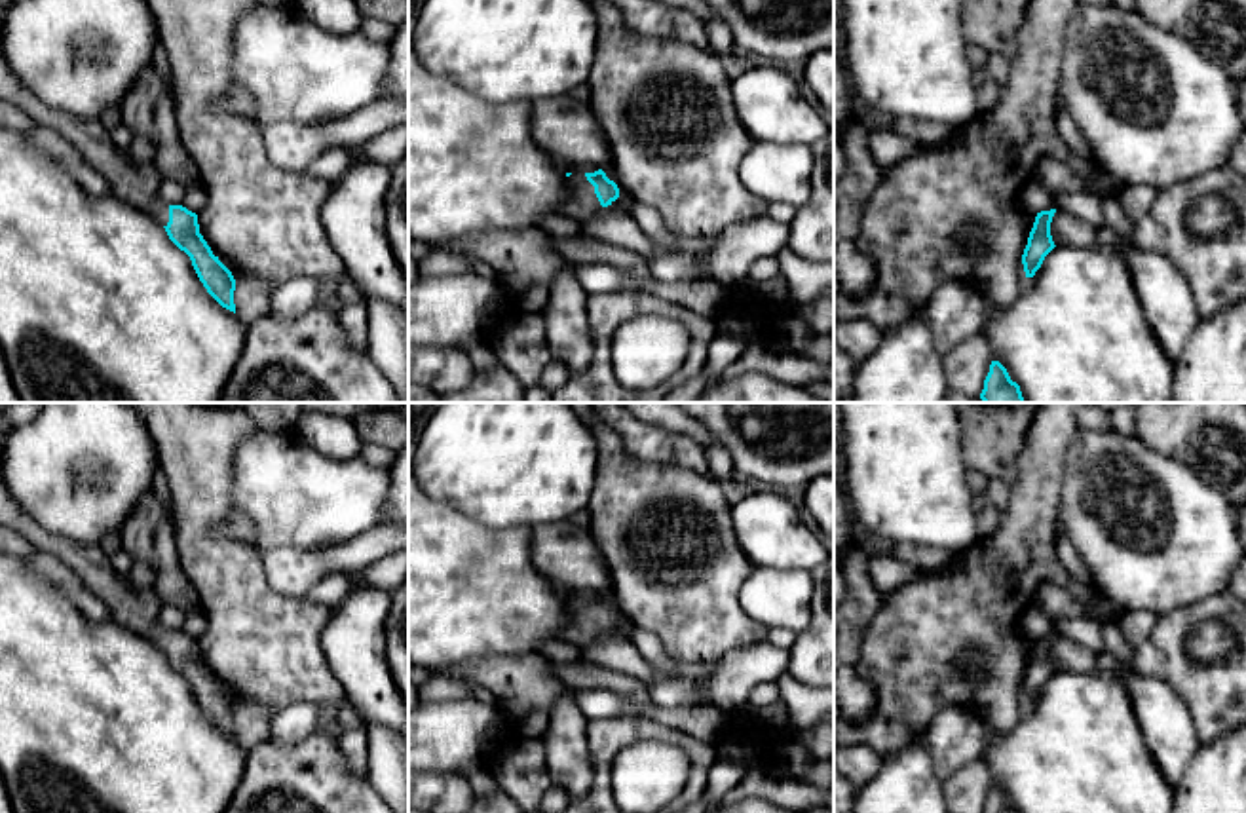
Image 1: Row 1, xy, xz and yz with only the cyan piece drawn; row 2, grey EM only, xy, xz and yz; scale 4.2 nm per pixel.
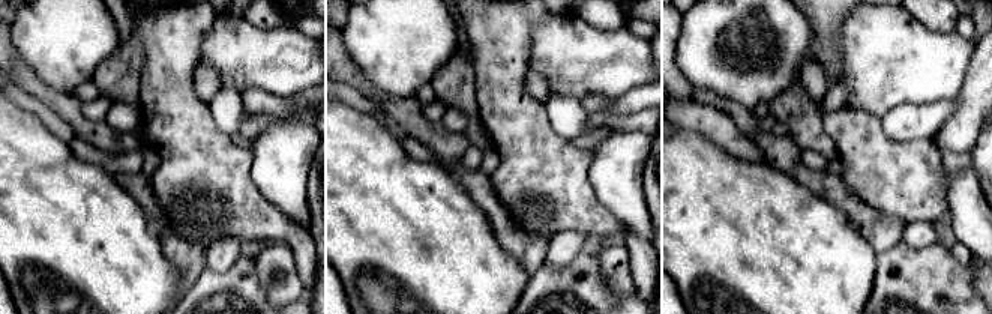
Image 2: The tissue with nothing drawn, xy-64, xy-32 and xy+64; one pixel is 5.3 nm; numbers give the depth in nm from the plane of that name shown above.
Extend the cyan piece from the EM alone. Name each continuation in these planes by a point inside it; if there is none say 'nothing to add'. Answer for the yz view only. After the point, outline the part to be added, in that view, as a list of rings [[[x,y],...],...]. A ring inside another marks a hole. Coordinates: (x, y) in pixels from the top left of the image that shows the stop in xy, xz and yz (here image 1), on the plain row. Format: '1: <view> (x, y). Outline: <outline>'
1: yz (1068, 656). Outline: [[[1056,634],[1050,648],[1050,661],[1056,672],[1090,672],[1096,671],[1096,653],[1083,644]]]

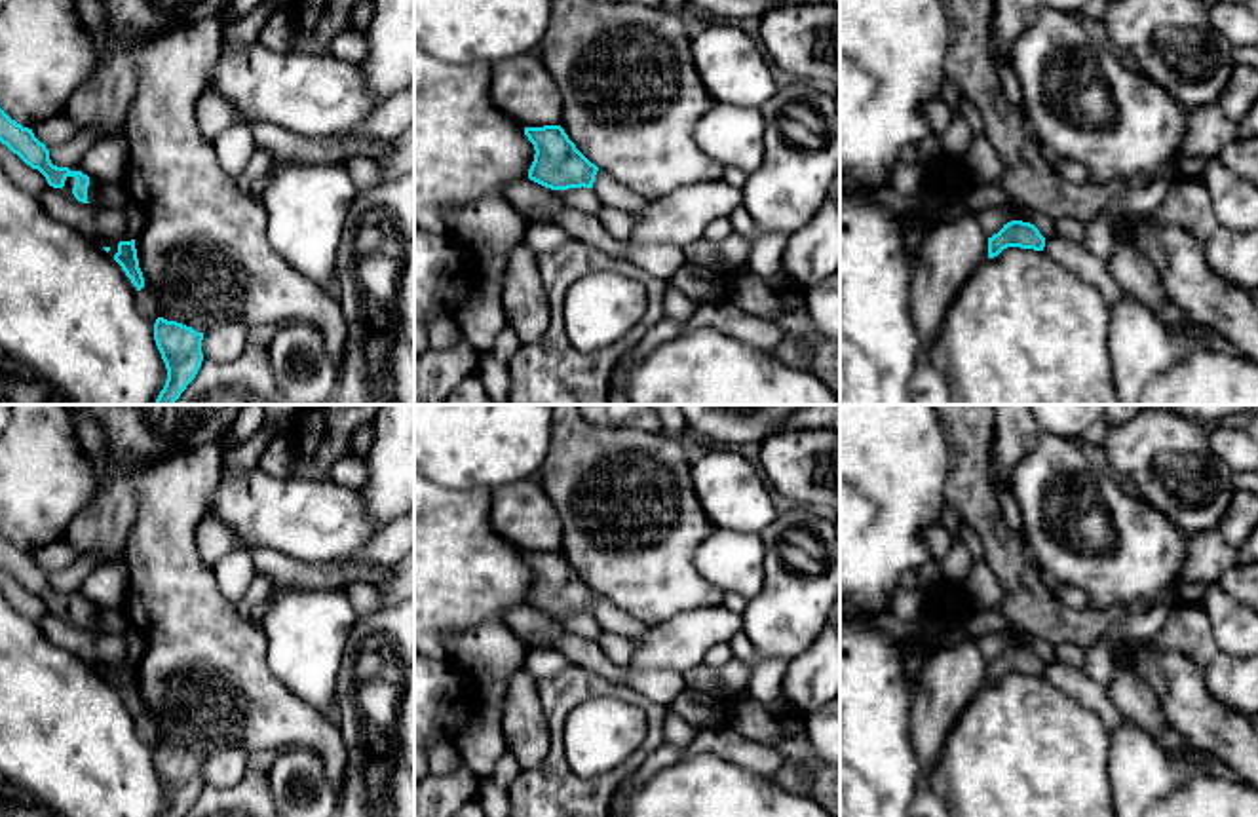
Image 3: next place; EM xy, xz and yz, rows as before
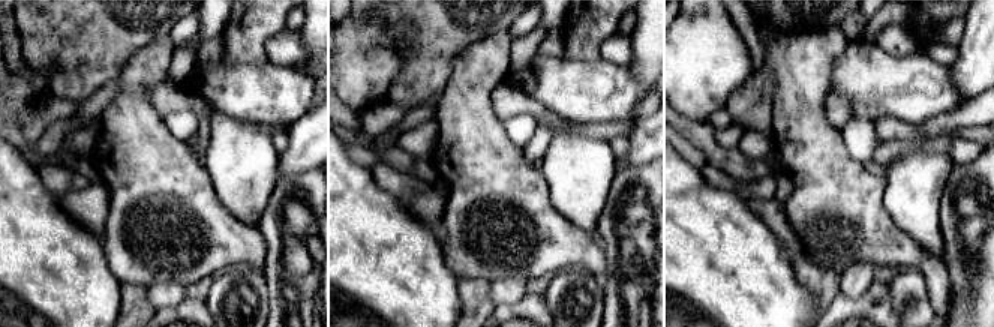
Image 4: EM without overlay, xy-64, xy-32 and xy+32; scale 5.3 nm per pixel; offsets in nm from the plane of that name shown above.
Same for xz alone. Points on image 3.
nothing to add

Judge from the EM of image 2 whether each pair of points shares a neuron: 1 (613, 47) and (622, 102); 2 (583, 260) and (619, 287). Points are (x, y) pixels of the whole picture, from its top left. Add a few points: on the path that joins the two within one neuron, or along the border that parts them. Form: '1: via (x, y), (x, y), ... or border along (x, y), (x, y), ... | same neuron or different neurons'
1: border along (646, 83), (626, 90), (614, 99) | different neurons
2: border along (596, 254), (610, 290), (619, 298), (631, 296) | different neurons

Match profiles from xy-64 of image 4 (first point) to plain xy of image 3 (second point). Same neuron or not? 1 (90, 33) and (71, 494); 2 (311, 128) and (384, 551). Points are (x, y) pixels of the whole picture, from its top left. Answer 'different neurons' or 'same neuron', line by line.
1: different neurons
2: different neurons

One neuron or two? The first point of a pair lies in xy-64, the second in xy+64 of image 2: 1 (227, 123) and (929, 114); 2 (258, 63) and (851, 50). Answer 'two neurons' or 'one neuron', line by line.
1: one neuron
2: one neuron

